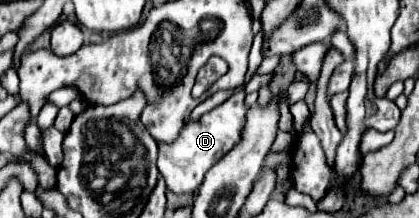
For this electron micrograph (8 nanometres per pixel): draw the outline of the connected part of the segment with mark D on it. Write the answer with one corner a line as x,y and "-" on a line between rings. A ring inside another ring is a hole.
234,92
226,102
216,106
214,110
202,114
198,120
190,120
184,124
180,130
180,136
172,144
160,144
160,156
158,156
158,170
166,180
166,186
172,192
184,194
184,192
194,192
202,180
204,174
212,164
216,164
238,140
240,140
240,130
244,126
244,116
246,116
246,104
244,104
244,92

